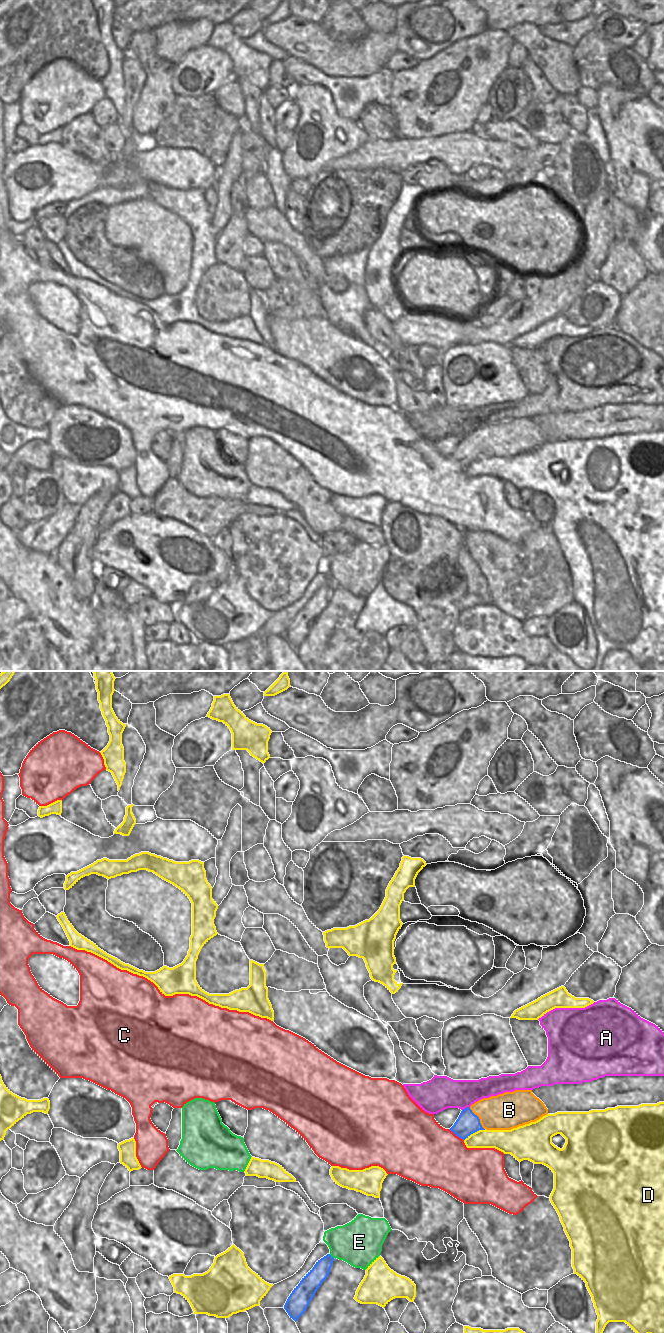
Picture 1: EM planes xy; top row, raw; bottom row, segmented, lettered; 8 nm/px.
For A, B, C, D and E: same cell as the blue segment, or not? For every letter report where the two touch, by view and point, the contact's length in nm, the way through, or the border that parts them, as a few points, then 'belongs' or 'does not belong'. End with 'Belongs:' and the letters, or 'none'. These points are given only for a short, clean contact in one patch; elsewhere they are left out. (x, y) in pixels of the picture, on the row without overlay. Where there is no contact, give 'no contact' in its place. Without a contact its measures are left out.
A: meets blue in xy at (465, 436); contact 70 nm long; does not belong
B: meets blue in xy at (478, 446); contact 220 nm long; runs through xy (467, 451), (471, 447), (478, 446), (486, 441), (506, 439); belongs
C: meets blue in xy at (456, 462); contact 160 nm long; does not belong
D: meets blue in xy at (474, 460); contact 200 nm long; does not belong
E: meets blue in xy at (331, 584); contact 50 nm long; border along xy (329, 582), (333, 586); does not belong
Belongs: B

